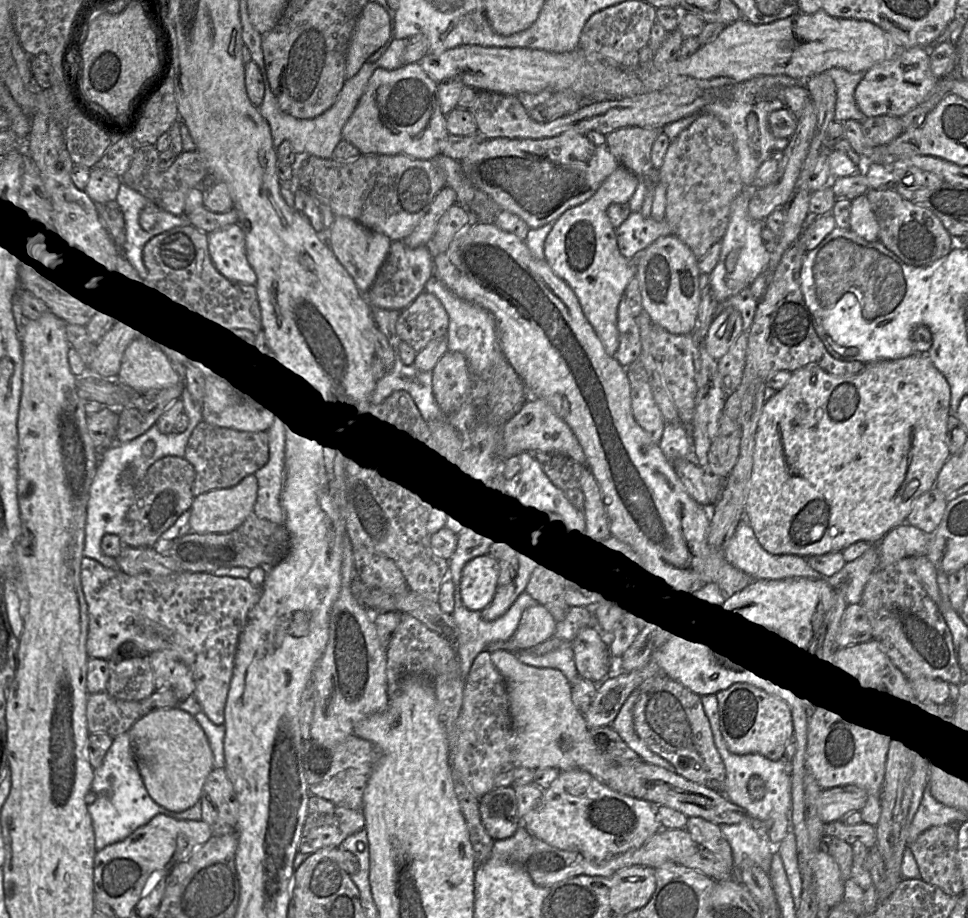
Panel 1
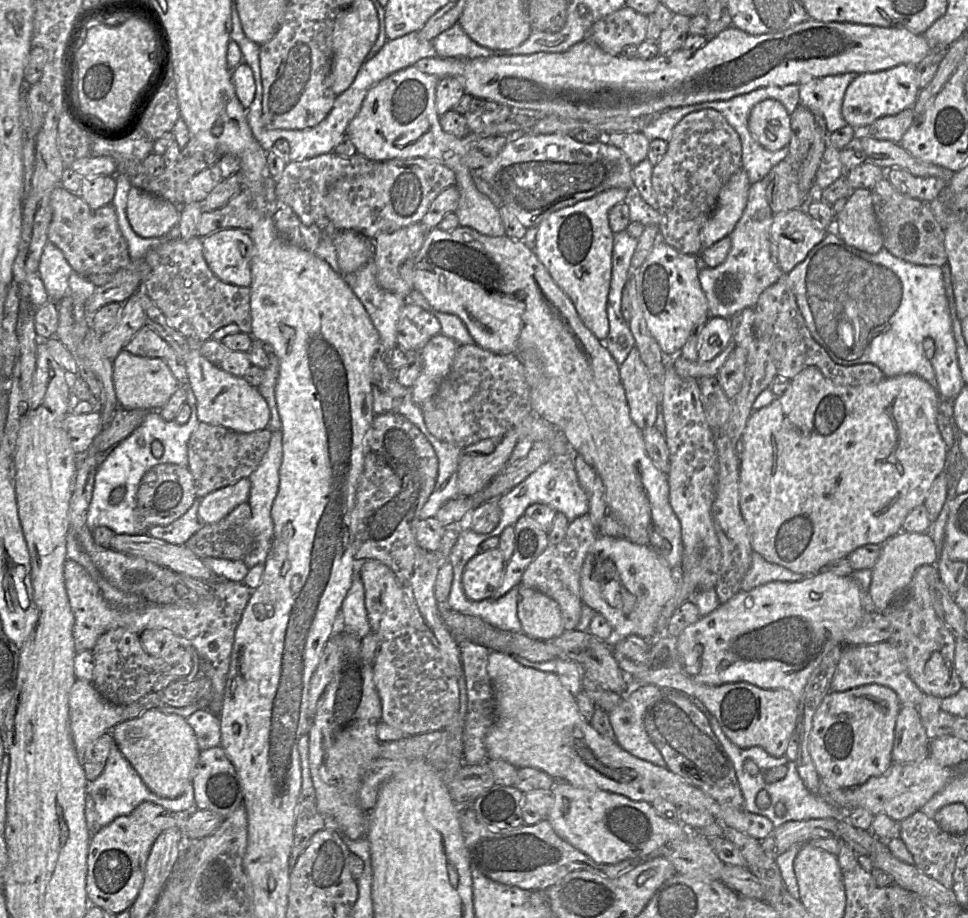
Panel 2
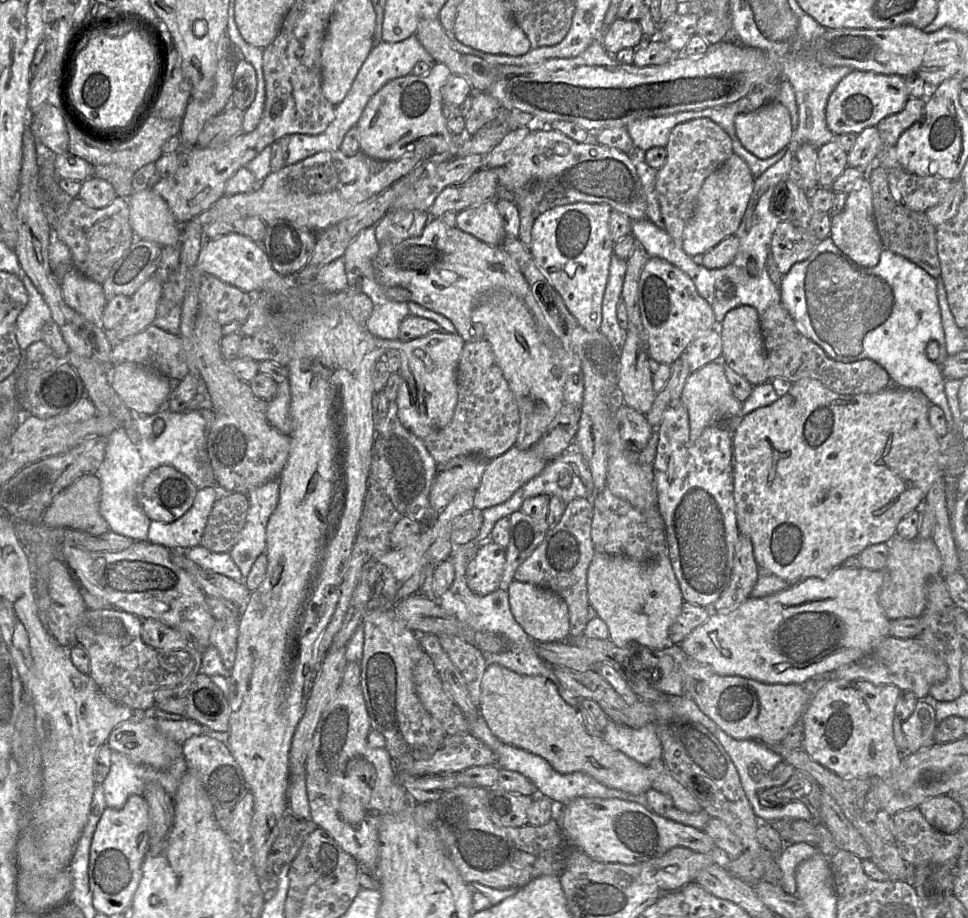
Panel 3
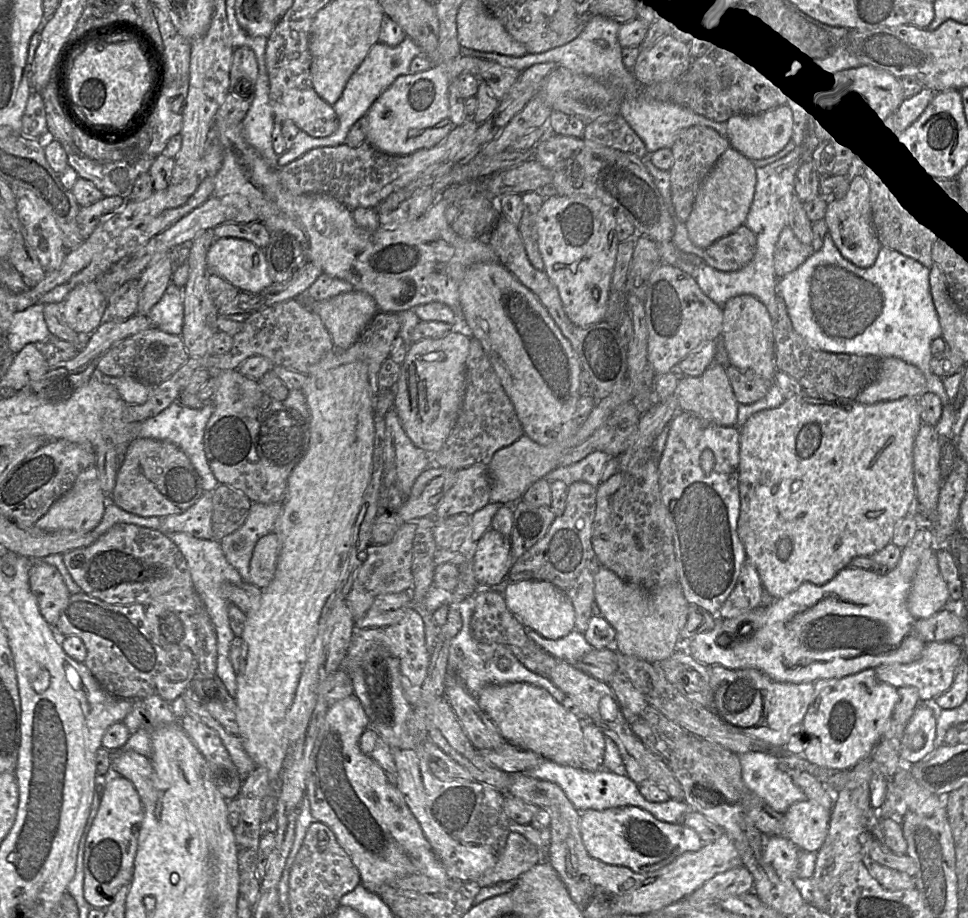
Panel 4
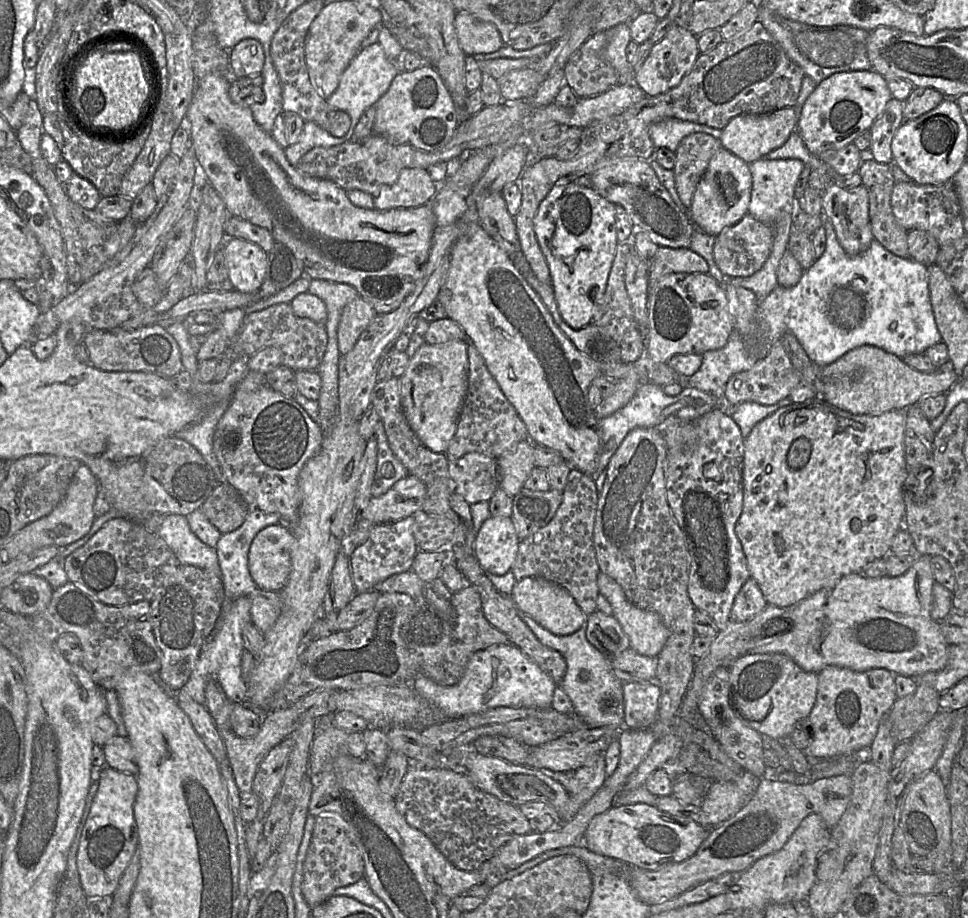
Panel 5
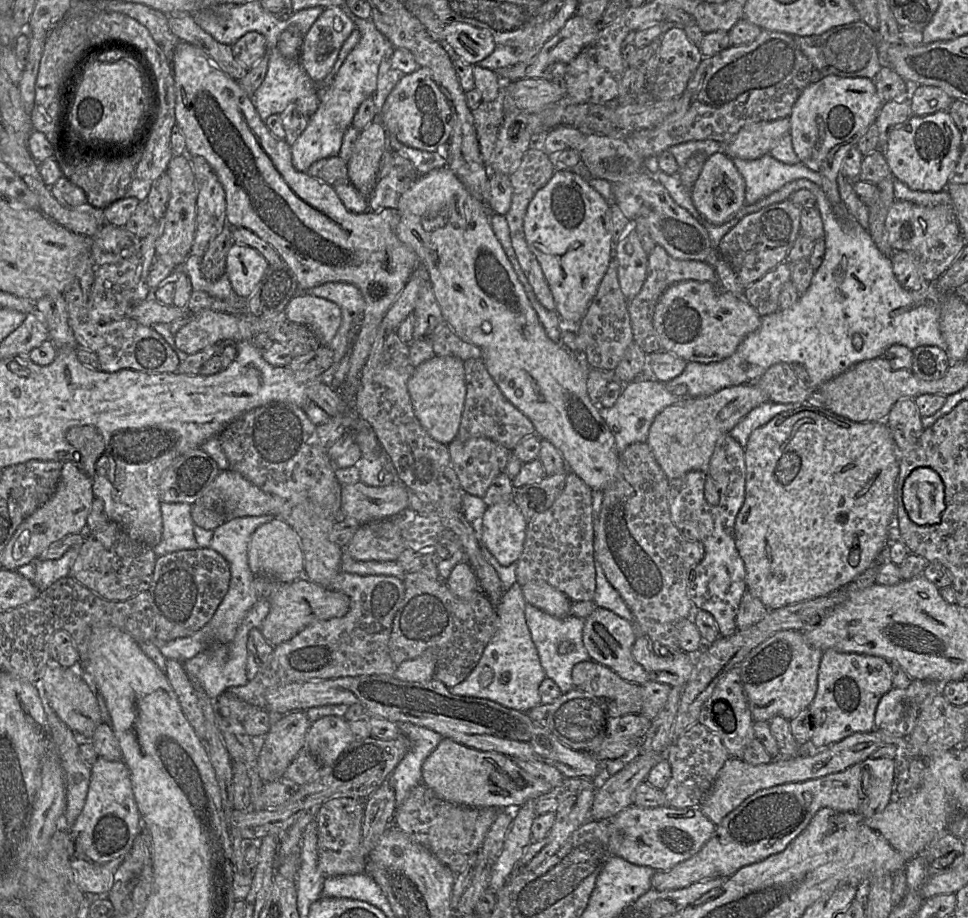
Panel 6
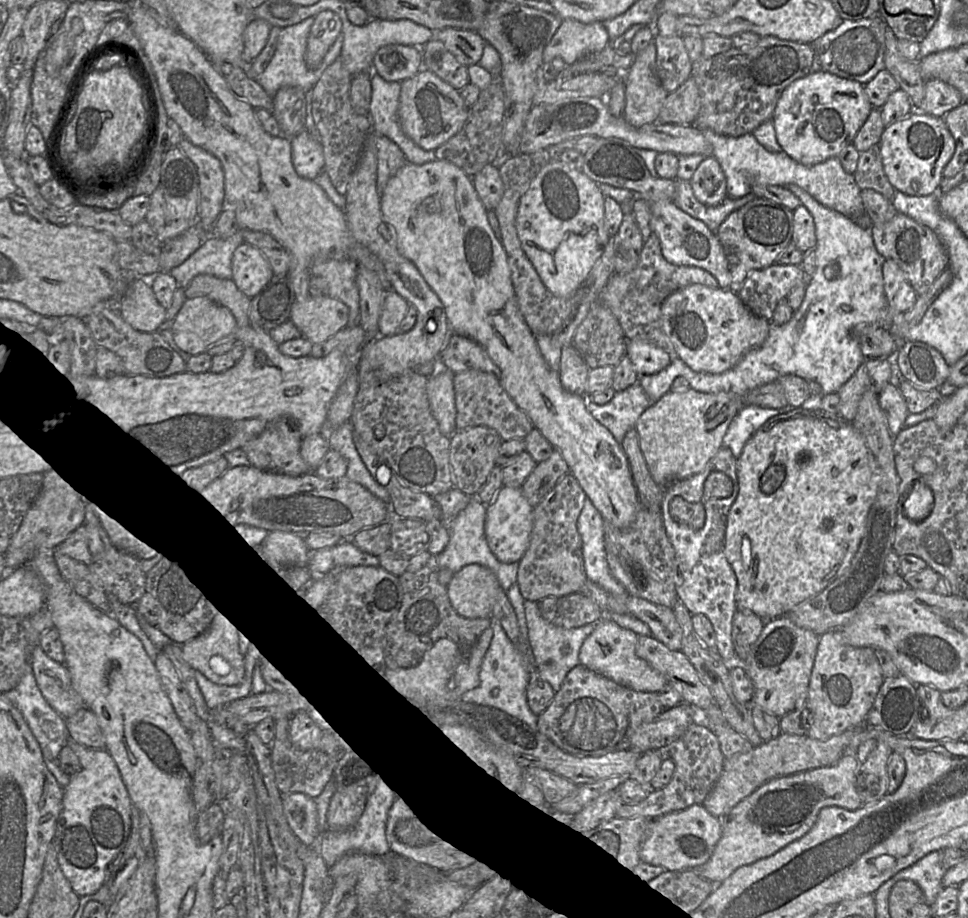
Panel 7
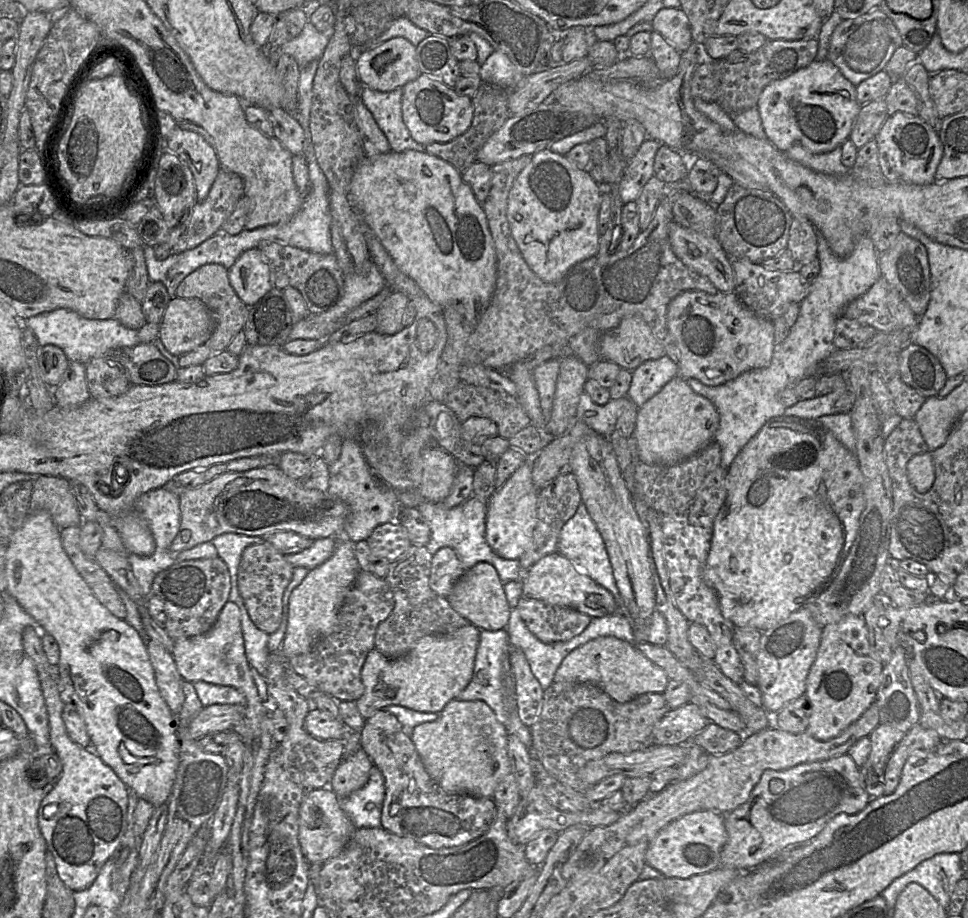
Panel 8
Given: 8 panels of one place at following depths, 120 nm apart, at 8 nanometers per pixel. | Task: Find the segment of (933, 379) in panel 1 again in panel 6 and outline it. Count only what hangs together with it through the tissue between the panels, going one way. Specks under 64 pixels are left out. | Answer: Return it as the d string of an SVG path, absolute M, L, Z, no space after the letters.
M803 402L796 409L776 415L749 437L744 450L746 479L745 500L735 521L735 543L745 564L747 590L759 598L768 610L826 596L846 586L872 564L887 559L889 526L896 515L896 482L899 475L900 454L892 433L884 421L858 423L824 408Z

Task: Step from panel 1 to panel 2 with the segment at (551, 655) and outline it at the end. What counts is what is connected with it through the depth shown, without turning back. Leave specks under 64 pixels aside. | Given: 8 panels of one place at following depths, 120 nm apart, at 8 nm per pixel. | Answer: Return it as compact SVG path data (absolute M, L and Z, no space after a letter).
M520 656L514 657L523 666L556 674L561 683L575 697L582 690L582 679L584 675L581 665L576 661L556 657L550 661L532 662Z

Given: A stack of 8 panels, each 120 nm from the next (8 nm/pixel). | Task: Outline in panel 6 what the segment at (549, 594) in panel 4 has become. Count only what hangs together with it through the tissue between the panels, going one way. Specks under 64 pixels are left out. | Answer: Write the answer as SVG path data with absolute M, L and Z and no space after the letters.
M532 581L521 587L526 603L557 618L570 616L571 600L556 588L542 581Z

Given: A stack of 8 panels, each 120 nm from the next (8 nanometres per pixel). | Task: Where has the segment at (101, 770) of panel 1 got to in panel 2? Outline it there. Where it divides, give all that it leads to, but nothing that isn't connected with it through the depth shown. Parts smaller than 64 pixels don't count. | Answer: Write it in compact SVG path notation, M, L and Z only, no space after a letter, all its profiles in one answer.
M115 744L110 749L104 771L97 779L88 784L87 793L94 801L96 827L99 828L110 824L117 817L130 814L143 802L154 803L174 813L190 812L196 808L192 784L188 785L185 792L177 798L169 799L157 796L143 783L139 774Z

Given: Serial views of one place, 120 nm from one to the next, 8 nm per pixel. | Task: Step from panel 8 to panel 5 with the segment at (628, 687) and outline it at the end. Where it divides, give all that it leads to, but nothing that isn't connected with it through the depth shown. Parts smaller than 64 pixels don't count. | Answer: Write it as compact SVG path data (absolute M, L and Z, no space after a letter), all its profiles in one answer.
M599 610L587 616L585 634L588 642L610 660L630 647L618 620Z

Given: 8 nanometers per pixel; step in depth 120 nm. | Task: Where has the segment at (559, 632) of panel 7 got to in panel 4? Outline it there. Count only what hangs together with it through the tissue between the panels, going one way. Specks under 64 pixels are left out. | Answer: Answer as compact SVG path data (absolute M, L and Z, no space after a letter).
M527 628L526 633L545 652L573 666L593 649L586 641L584 634L575 630L558 639L547 639L531 628Z

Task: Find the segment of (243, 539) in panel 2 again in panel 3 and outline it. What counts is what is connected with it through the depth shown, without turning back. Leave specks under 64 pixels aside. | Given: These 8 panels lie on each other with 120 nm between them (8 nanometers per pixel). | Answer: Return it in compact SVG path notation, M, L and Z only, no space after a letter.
M221 491L213 504L199 545L215 553L229 553L240 538L248 509L247 494Z

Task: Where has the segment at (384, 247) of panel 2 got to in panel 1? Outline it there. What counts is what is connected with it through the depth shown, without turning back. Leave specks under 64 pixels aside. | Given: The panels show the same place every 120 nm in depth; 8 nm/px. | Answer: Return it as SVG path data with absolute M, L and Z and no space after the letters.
M402 240L392 241L373 284L364 295L370 306L398 311L407 307L425 290L426 282L434 275L433 257L427 245L411 249Z

